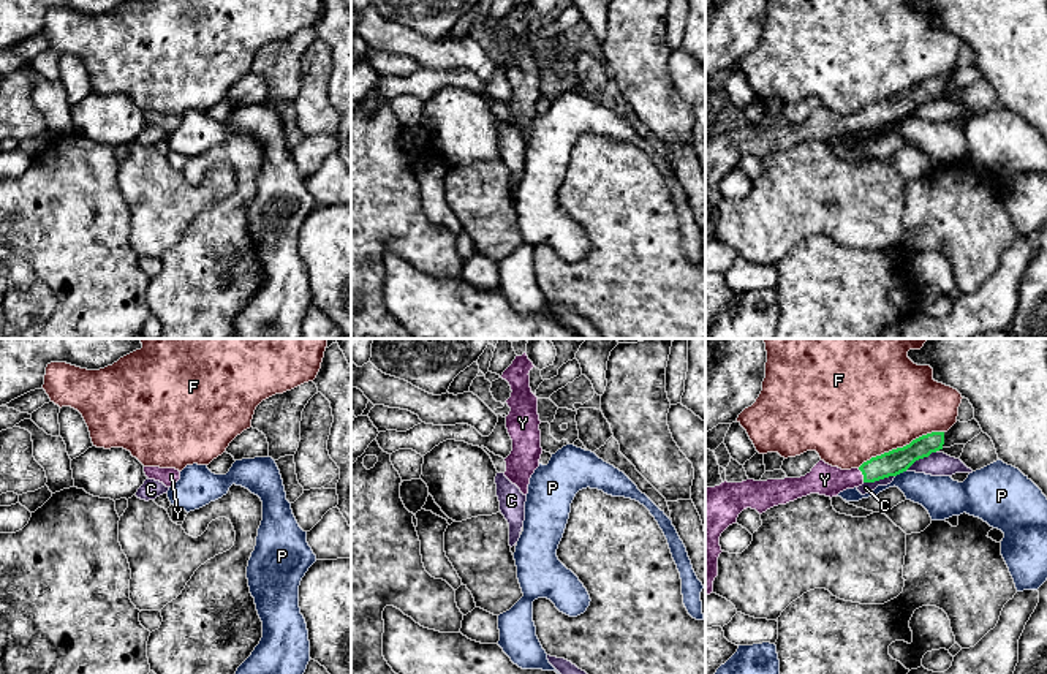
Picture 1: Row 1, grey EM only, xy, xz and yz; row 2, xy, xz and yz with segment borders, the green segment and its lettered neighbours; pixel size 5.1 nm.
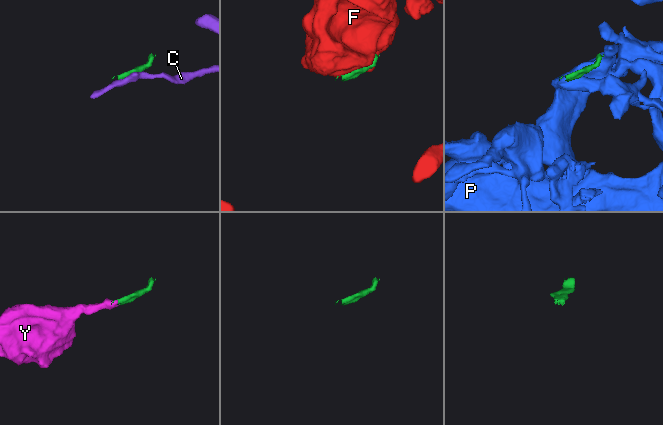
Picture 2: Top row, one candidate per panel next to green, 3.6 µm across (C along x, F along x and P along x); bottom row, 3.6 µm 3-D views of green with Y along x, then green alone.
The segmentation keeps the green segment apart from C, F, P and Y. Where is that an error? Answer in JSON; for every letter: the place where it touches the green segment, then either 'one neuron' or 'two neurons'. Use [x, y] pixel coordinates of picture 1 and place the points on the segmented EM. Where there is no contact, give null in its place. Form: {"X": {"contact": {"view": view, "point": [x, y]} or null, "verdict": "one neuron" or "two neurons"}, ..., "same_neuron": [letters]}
{"C": {"contact": {"view": "yz", "point": [878, 480]}, "verdict": "two neurons"}, "F": {"contact": {"view": "yz", "point": [900, 448]}, "verdict": "two neurons"}, "P": {"contact": {"view": "yz", "point": [900, 472]}, "verdict": "two neurons"}, "Y": {"contact": {"view": "yz", "point": [862, 473]}, "verdict": "one neuron"}, "same_neuron": ["Y"]}

